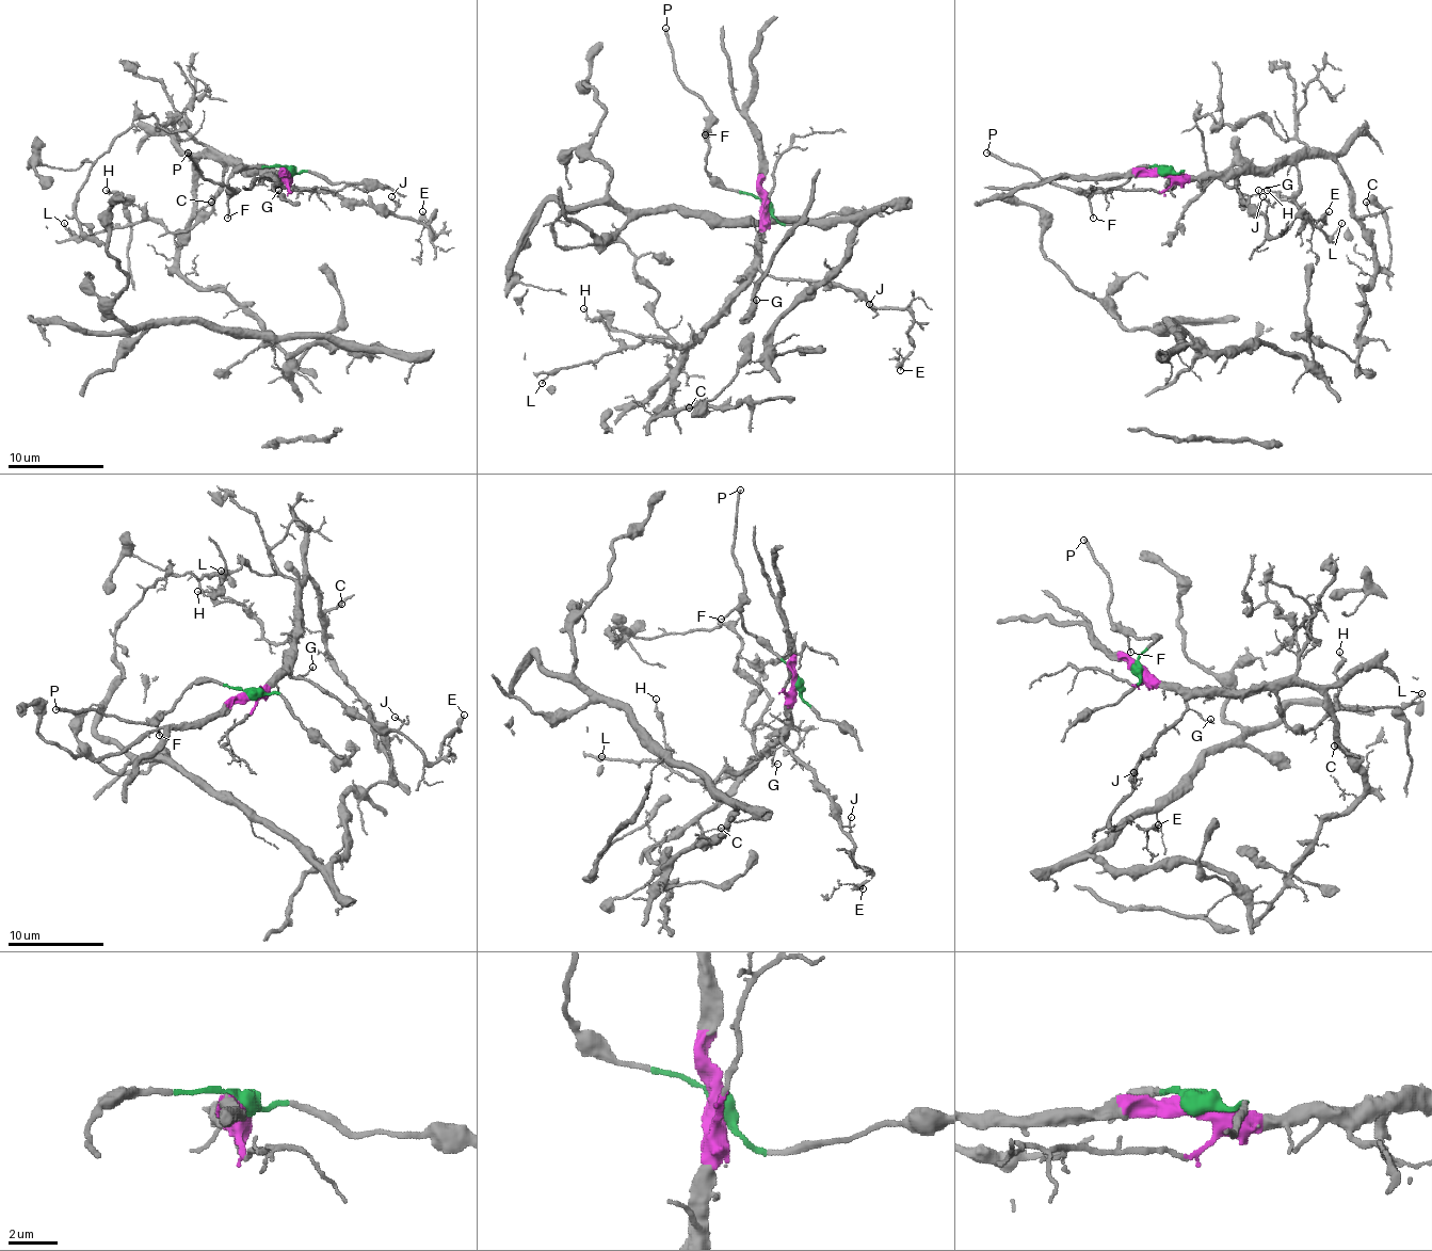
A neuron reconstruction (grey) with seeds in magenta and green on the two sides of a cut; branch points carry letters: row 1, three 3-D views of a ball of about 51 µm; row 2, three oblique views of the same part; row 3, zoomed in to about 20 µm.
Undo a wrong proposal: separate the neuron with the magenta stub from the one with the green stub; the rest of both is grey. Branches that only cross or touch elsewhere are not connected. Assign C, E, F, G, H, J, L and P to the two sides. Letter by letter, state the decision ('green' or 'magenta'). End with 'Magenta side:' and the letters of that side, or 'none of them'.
C: magenta
E: magenta
F: green
G: magenta
H: magenta
J: magenta
L: magenta
P: green
Magenta side: C, E, G, H, J, L

